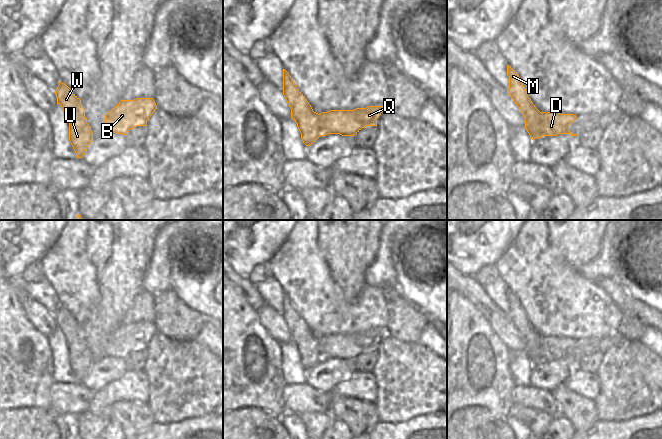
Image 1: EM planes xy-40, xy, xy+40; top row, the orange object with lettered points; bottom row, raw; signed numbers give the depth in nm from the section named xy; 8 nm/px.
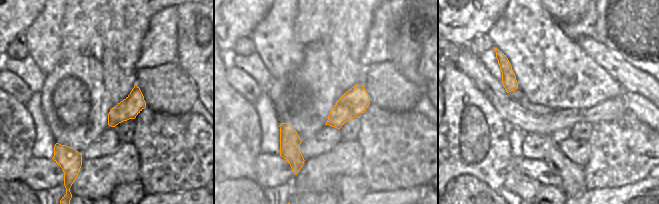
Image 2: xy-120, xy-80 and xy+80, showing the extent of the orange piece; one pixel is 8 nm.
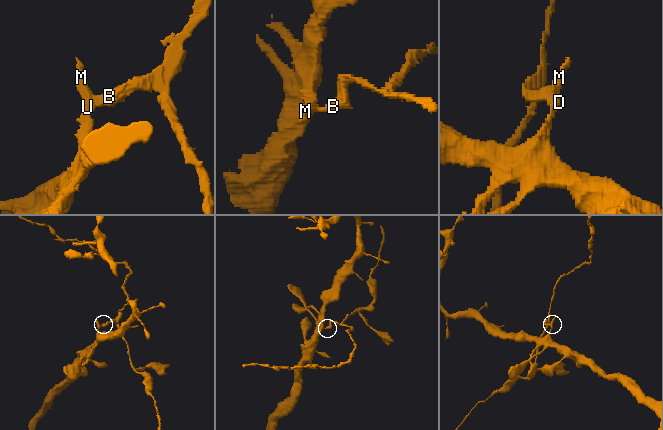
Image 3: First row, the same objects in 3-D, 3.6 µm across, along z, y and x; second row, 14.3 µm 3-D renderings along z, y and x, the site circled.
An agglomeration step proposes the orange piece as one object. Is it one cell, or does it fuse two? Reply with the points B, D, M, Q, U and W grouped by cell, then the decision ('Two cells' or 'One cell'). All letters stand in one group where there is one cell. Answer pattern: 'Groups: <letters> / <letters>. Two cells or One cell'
Groups: B D Q / M U W. Two cells

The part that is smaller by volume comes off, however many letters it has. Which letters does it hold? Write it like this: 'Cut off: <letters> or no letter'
Cut off: B, D, Q

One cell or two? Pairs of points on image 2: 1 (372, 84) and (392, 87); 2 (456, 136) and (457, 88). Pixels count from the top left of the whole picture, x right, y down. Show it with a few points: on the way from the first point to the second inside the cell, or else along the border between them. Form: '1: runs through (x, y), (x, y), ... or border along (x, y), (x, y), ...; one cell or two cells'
1: runs through (377, 84), (384, 84), (387, 87); one cell
2: runs through (457, 124), (457, 100); one cell

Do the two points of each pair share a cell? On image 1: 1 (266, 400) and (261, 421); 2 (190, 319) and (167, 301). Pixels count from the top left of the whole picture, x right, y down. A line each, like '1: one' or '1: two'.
1: two
2: one

